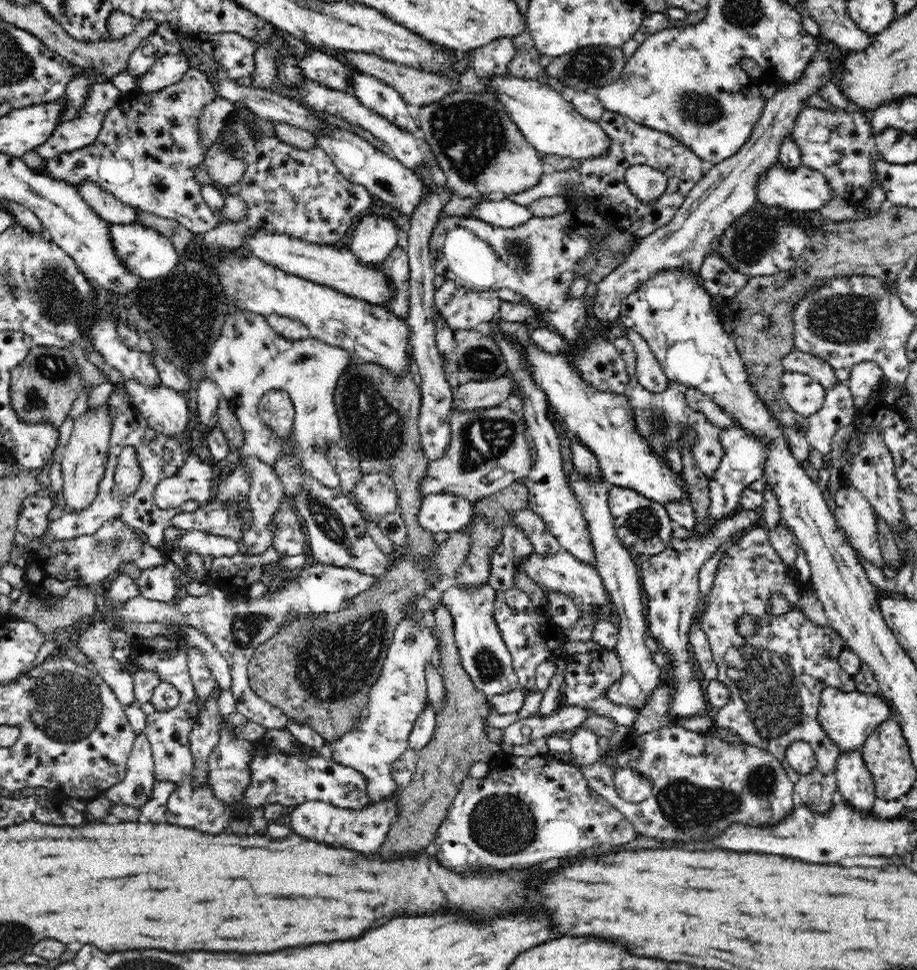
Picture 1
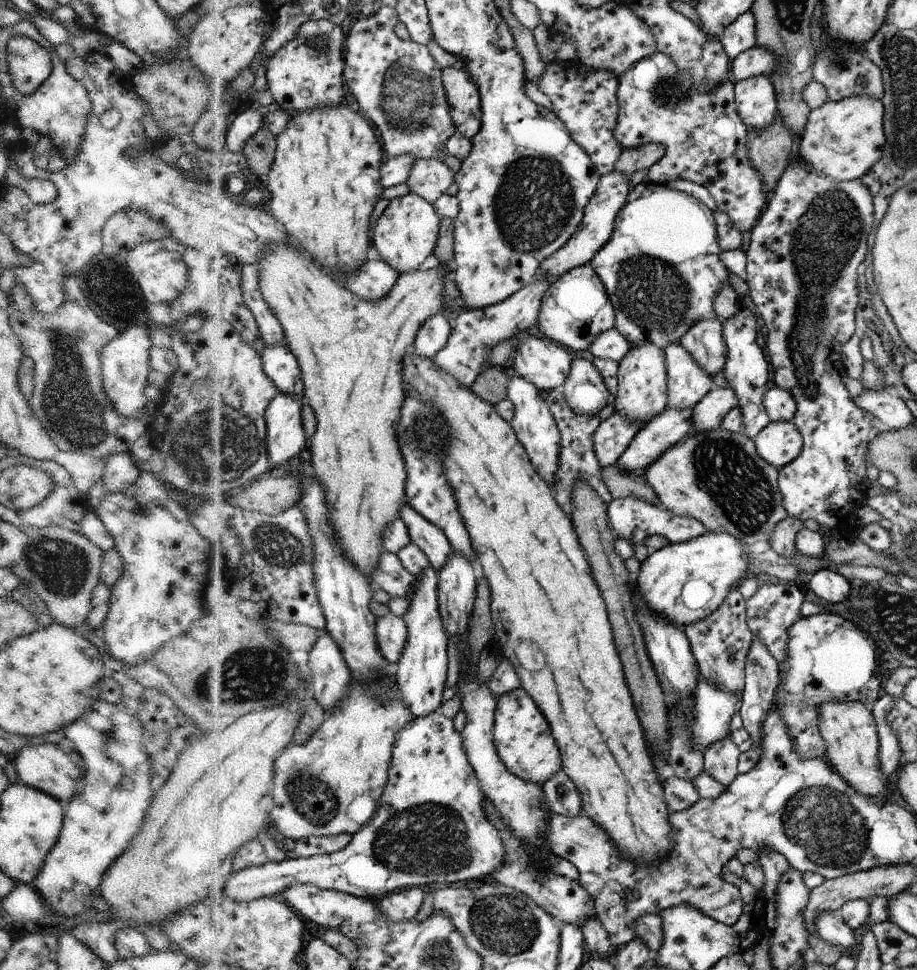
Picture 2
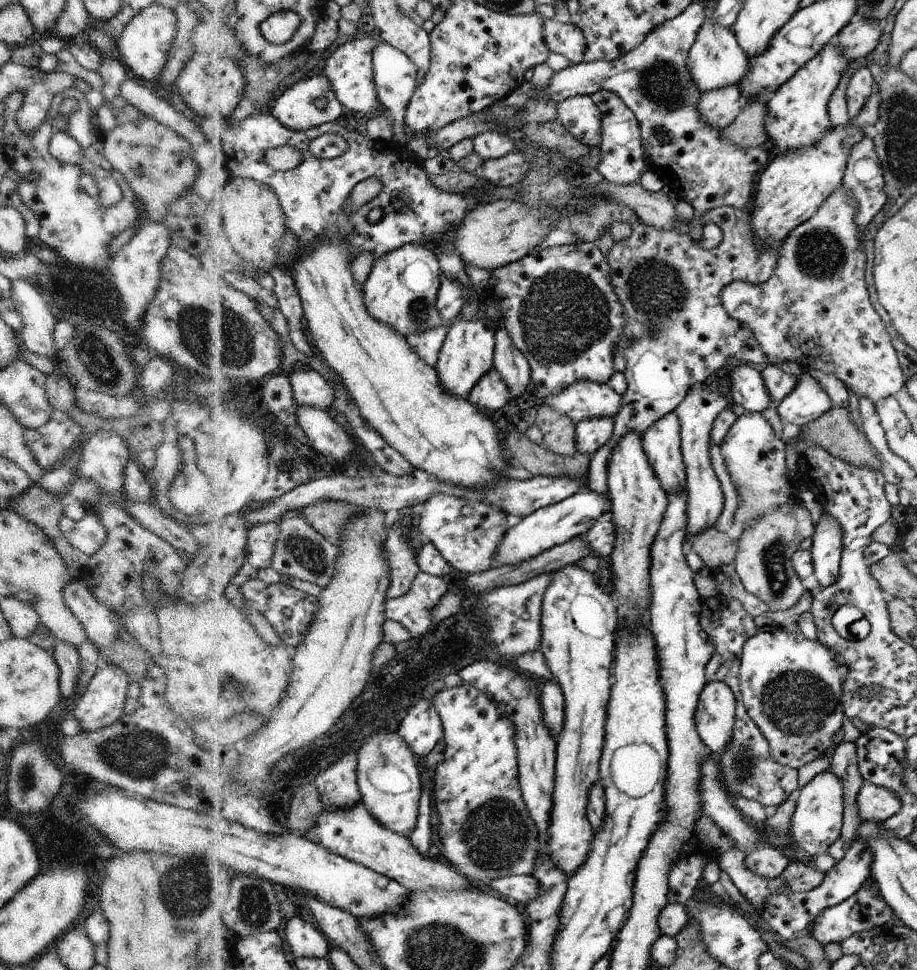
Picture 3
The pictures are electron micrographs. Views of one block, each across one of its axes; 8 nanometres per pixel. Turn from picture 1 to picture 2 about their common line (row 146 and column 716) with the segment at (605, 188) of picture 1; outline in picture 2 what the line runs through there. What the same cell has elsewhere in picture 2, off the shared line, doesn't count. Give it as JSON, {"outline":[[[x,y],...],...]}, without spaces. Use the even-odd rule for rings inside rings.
{"outline":[[[732,589],[727,600],[707,619],[684,627],[699,672],[709,683],[714,683],[716,687],[726,691],[734,691],[736,696],[740,696],[741,709],[745,687],[745,662],[754,637],[746,619],[745,598],[739,589]]]}

